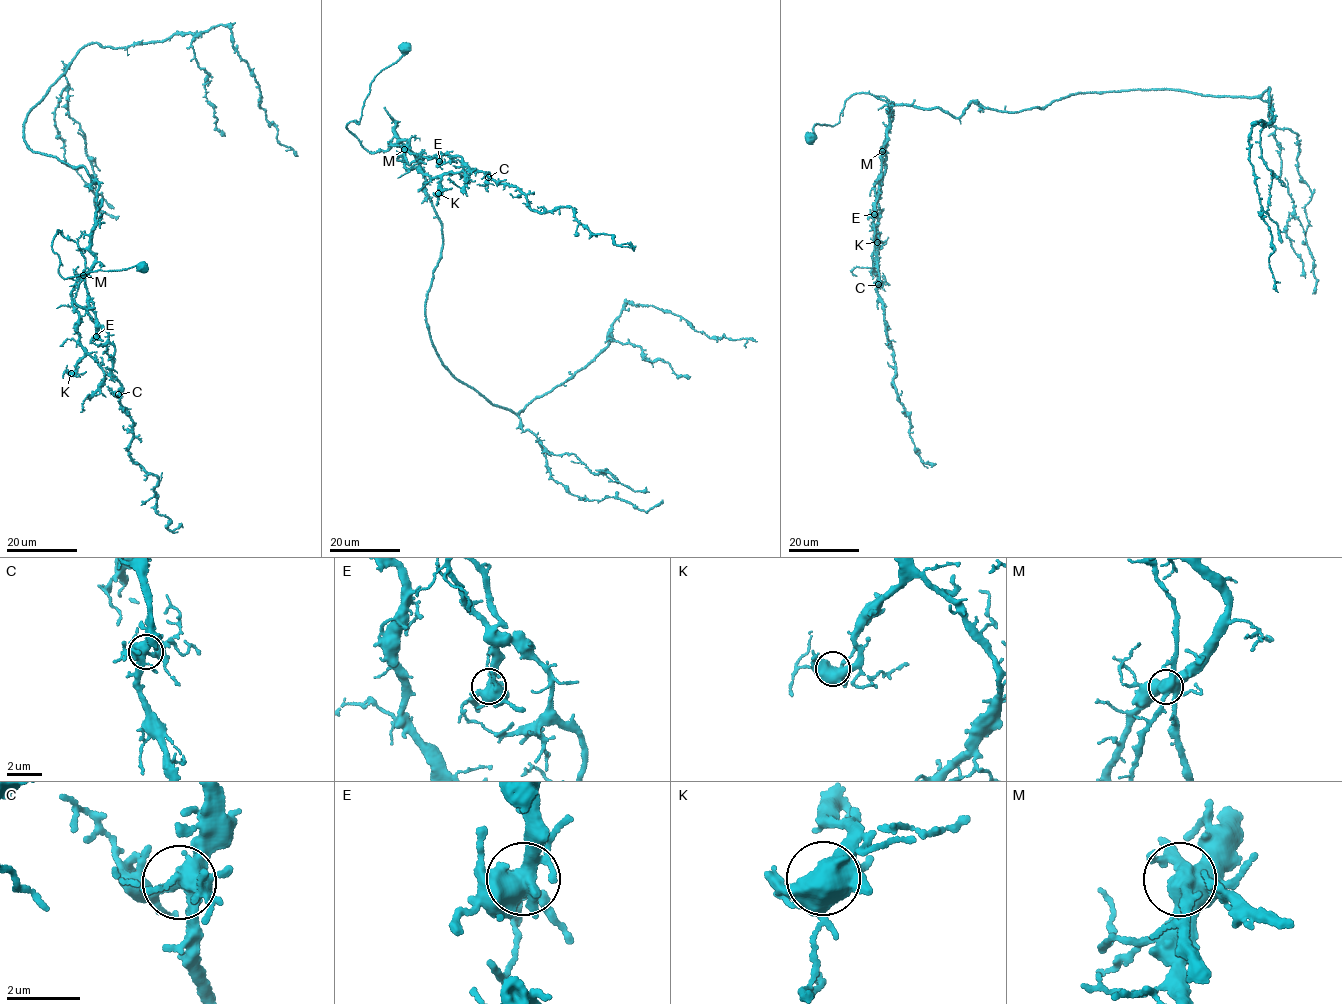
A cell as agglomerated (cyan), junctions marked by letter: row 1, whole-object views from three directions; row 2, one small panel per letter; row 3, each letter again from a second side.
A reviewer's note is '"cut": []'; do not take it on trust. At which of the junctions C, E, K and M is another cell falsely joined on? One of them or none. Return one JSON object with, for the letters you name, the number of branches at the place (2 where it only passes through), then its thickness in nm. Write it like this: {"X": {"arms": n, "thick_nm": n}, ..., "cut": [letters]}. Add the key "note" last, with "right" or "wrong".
{"M": {"arms": 6, "thick_nm": 480}, "cut": ["M"], "note": "wrong"}

